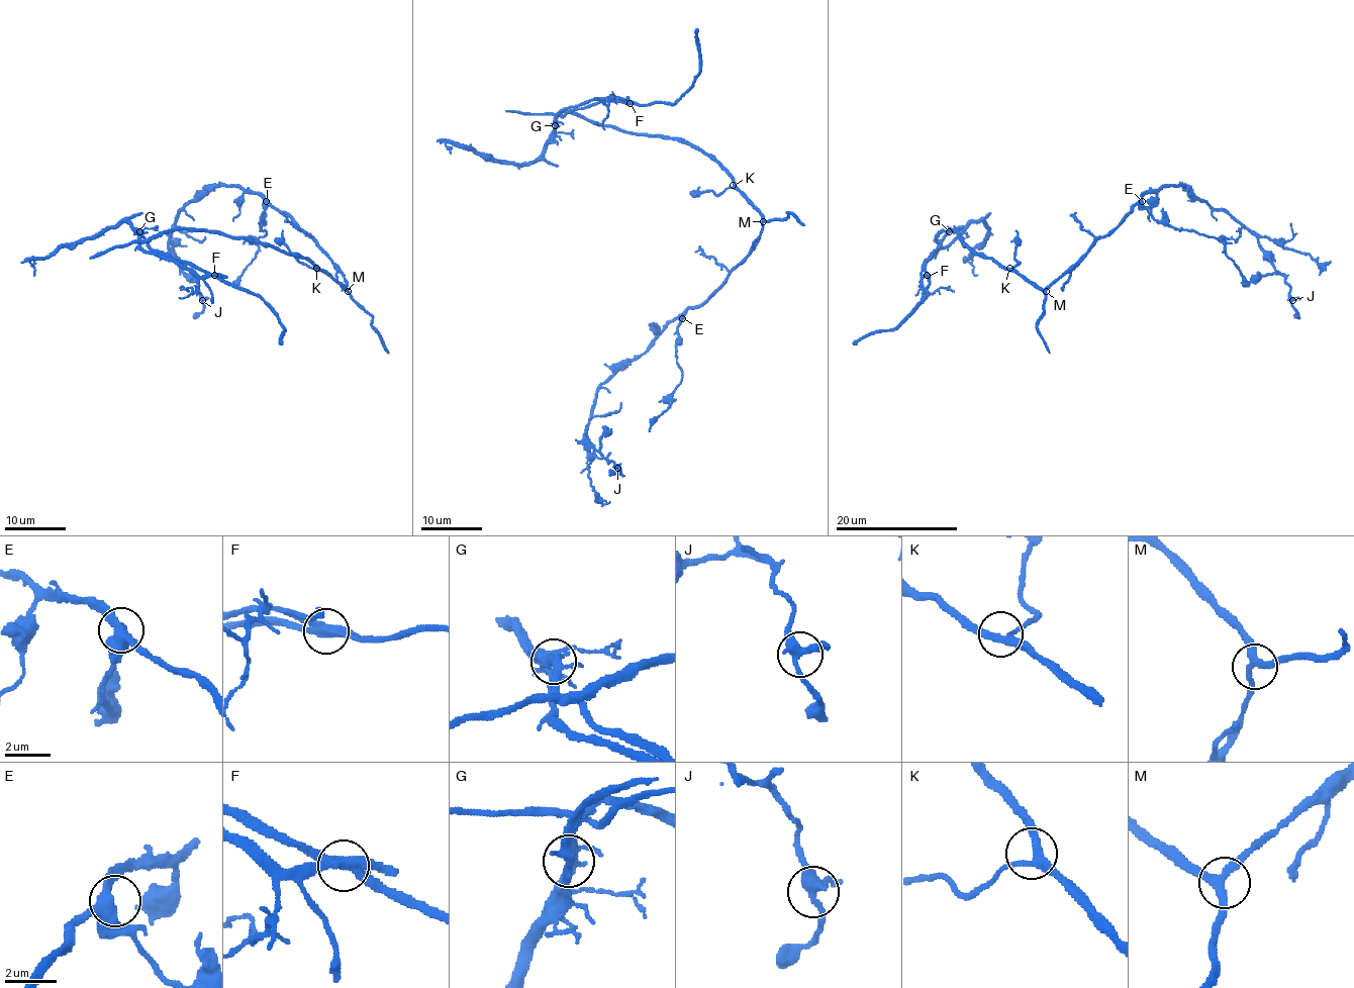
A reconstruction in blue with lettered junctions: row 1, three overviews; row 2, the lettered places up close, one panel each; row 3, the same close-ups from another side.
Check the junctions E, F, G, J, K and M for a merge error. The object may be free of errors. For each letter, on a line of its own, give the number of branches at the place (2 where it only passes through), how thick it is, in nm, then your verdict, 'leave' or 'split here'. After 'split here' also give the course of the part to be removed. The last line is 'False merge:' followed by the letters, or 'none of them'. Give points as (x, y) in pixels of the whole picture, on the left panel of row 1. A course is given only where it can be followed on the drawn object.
E: branches 3; calibre 440 nm; leave
F: branches 3; calibre 320 nm; split here; course (214, 276), (257, 294), (277, 314), (283, 327), (282, 344)
G: branches 3; calibre 320 nm; leave
J: branches 3; calibre 360 nm; leave
K: branches 3; calibre 280 nm; leave
M: branches 3; calibre 280 nm; leave
False merge: F

